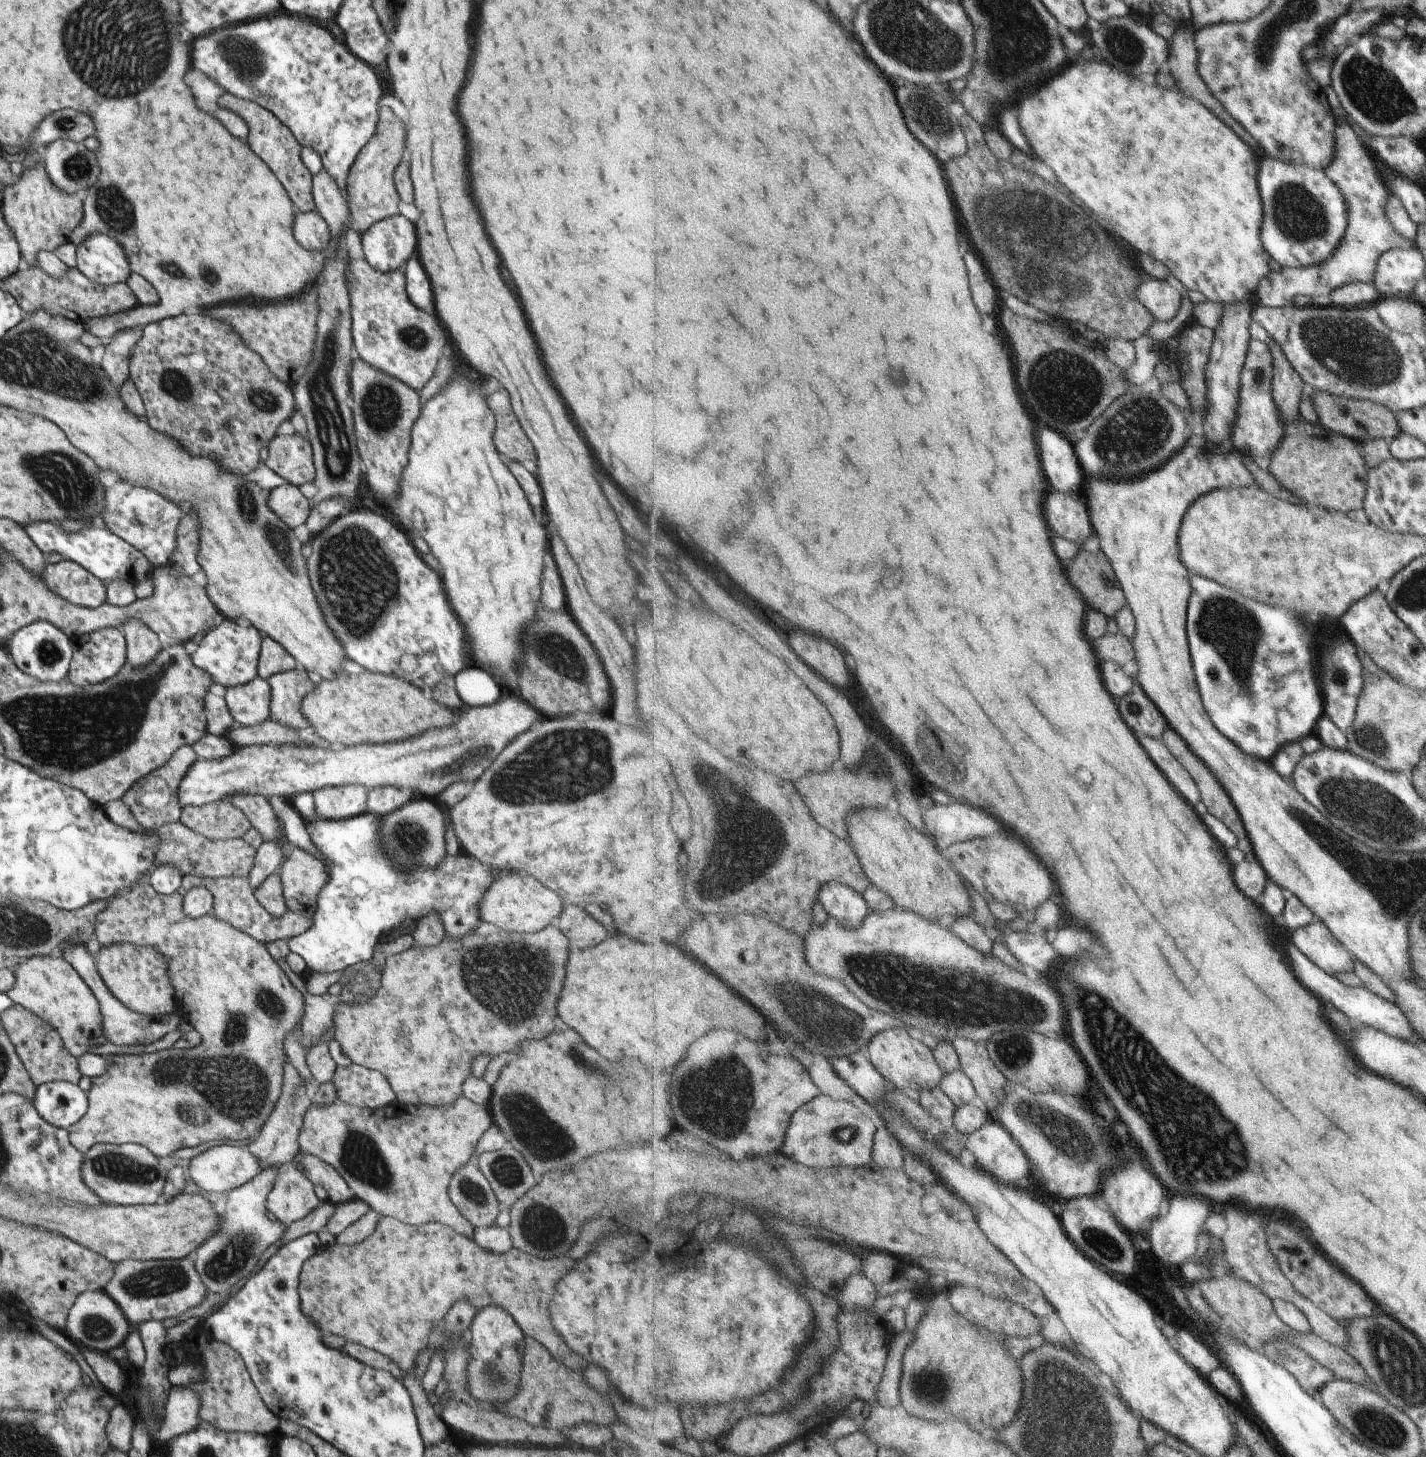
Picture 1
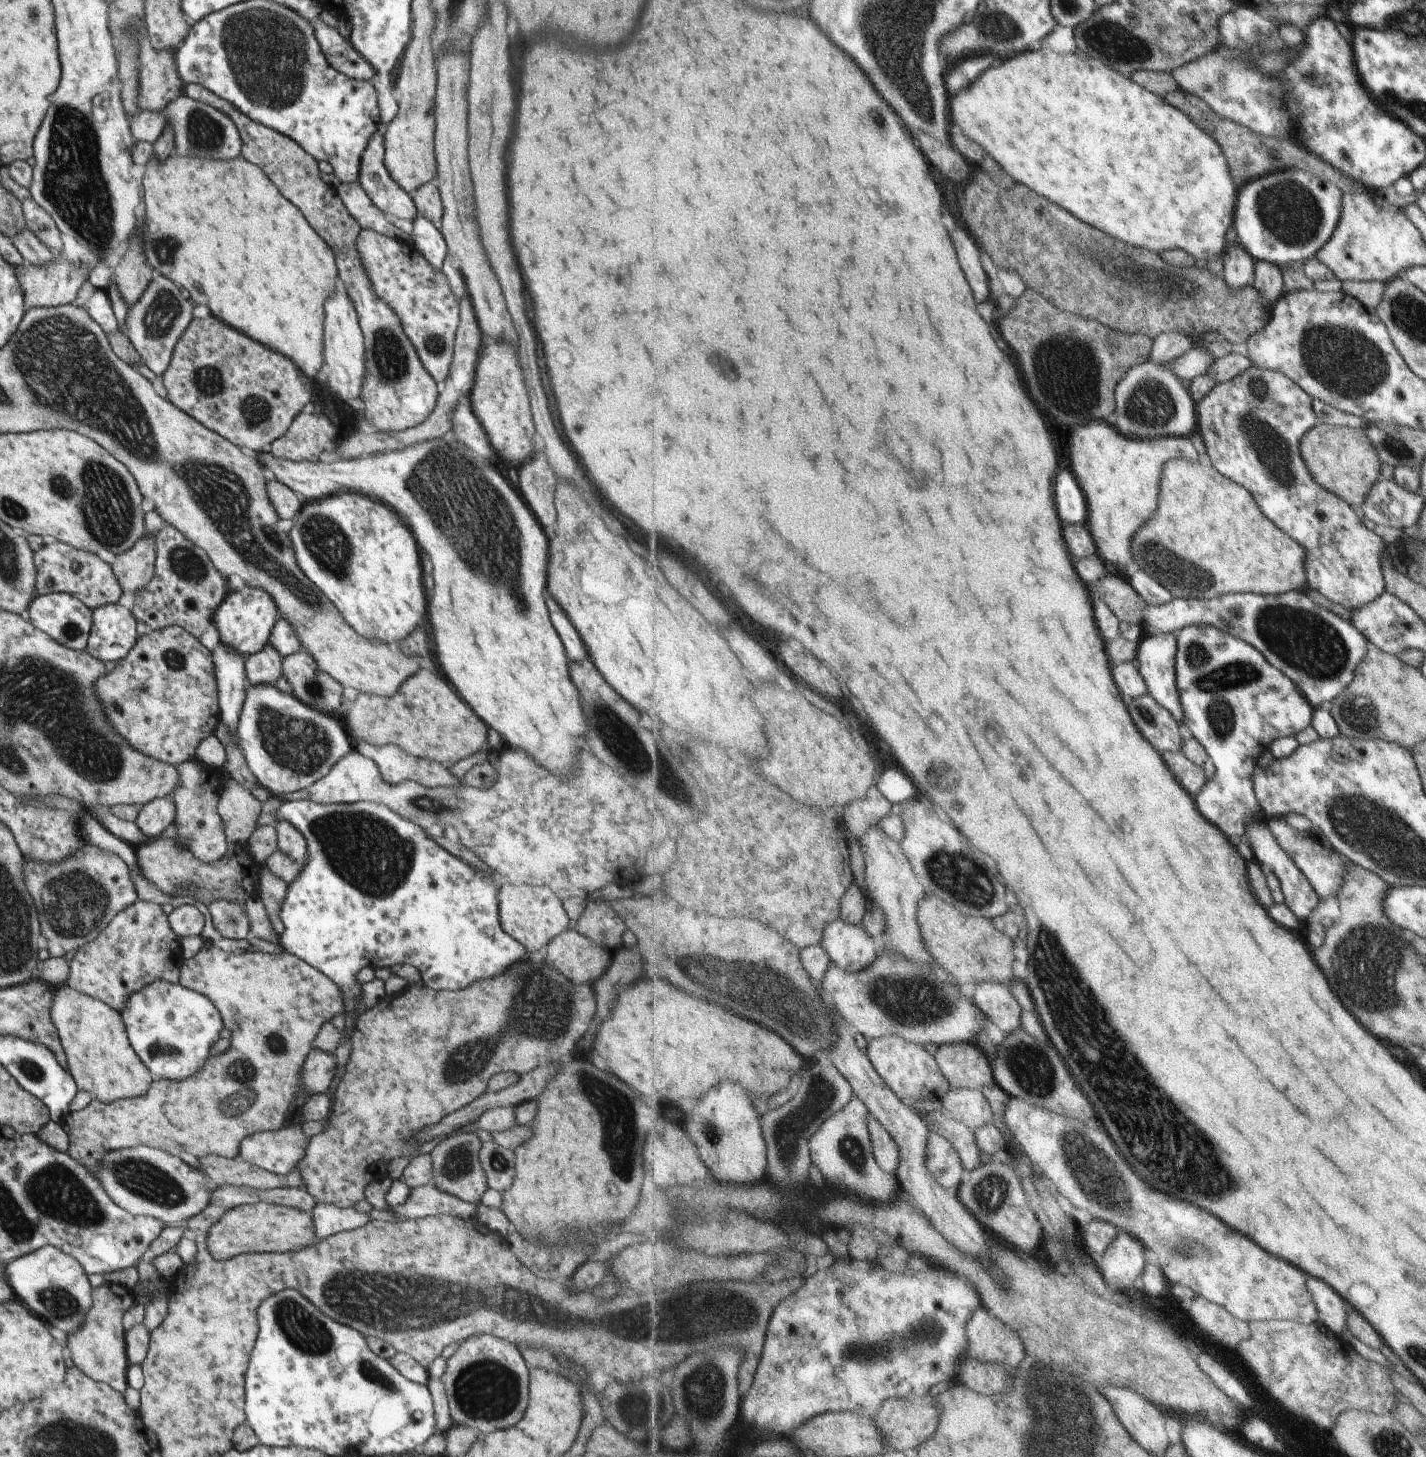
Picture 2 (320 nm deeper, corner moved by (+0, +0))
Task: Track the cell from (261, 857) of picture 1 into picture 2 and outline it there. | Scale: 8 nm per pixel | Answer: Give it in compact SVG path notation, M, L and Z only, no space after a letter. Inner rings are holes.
M247 682L241 710L236 720L236 740L246 765L257 779L259 786L266 788L271 796L290 799L296 797L297 792L325 776L340 758L354 749L341 719L339 715L333 716L307 706L292 694L281 692L274 683Z

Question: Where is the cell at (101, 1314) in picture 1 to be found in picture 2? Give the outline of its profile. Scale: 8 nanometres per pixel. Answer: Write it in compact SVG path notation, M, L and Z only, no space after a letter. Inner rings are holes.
M45 1245L16 1256L13 1260L4 1264L4 1281L15 1292L15 1298L25 1305L25 1307L35 1316L59 1328L65 1334L73 1332L84 1321L85 1313L89 1305L92 1305L92 1286L87 1281L87 1275L81 1265L72 1256L57 1250L54 1246Z

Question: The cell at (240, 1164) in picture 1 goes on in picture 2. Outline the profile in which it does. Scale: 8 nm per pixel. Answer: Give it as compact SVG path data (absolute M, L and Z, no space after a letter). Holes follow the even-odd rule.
M296 1122L274 1131L259 1131L246 1136L240 1142L238 1156L245 1162L258 1166L259 1169L276 1175L284 1175L292 1171L303 1158L309 1139L302 1131L301 1122Z

